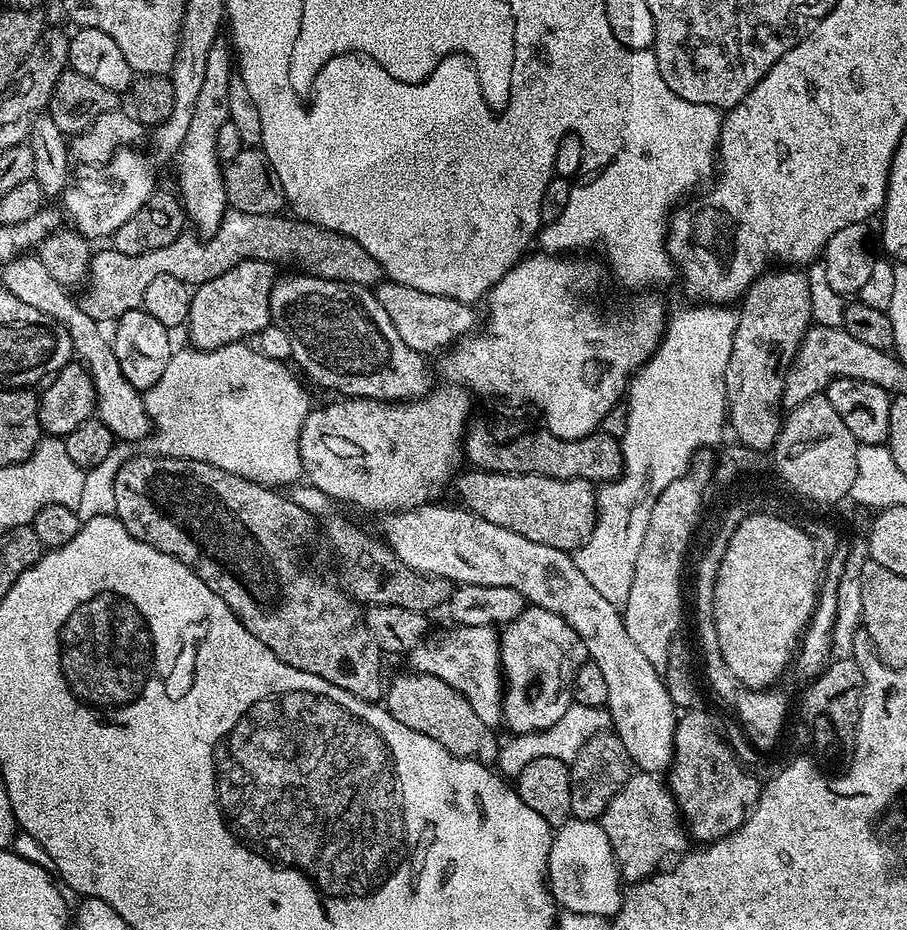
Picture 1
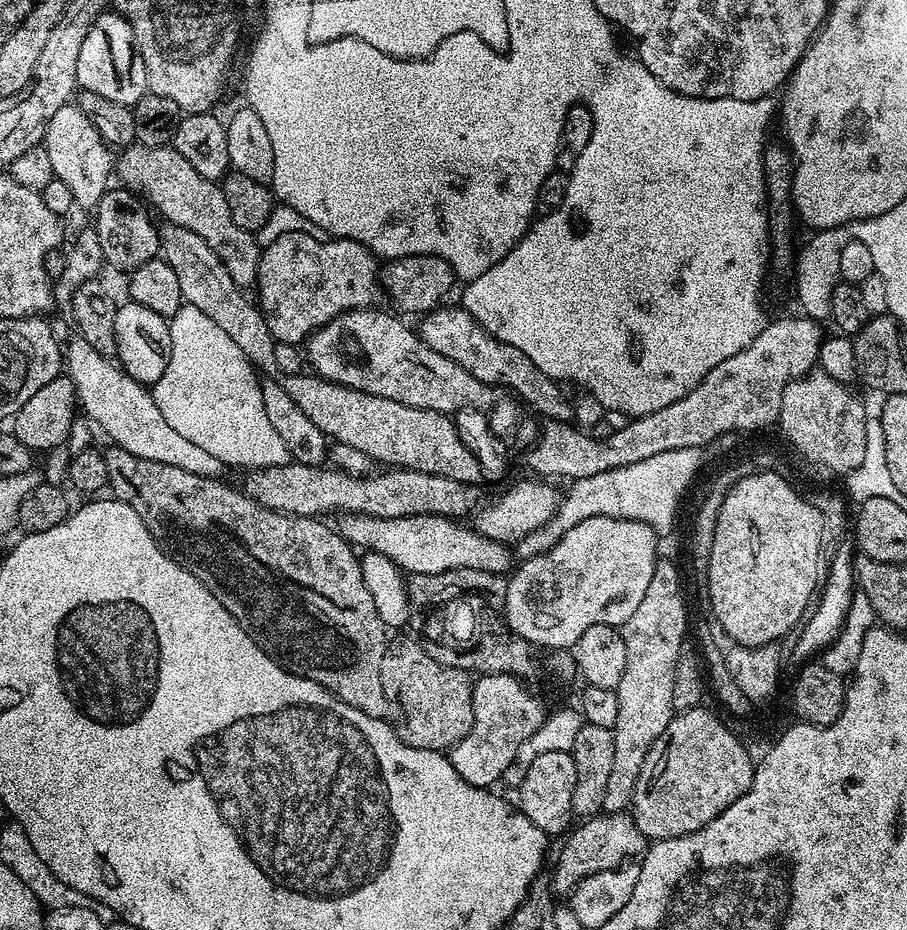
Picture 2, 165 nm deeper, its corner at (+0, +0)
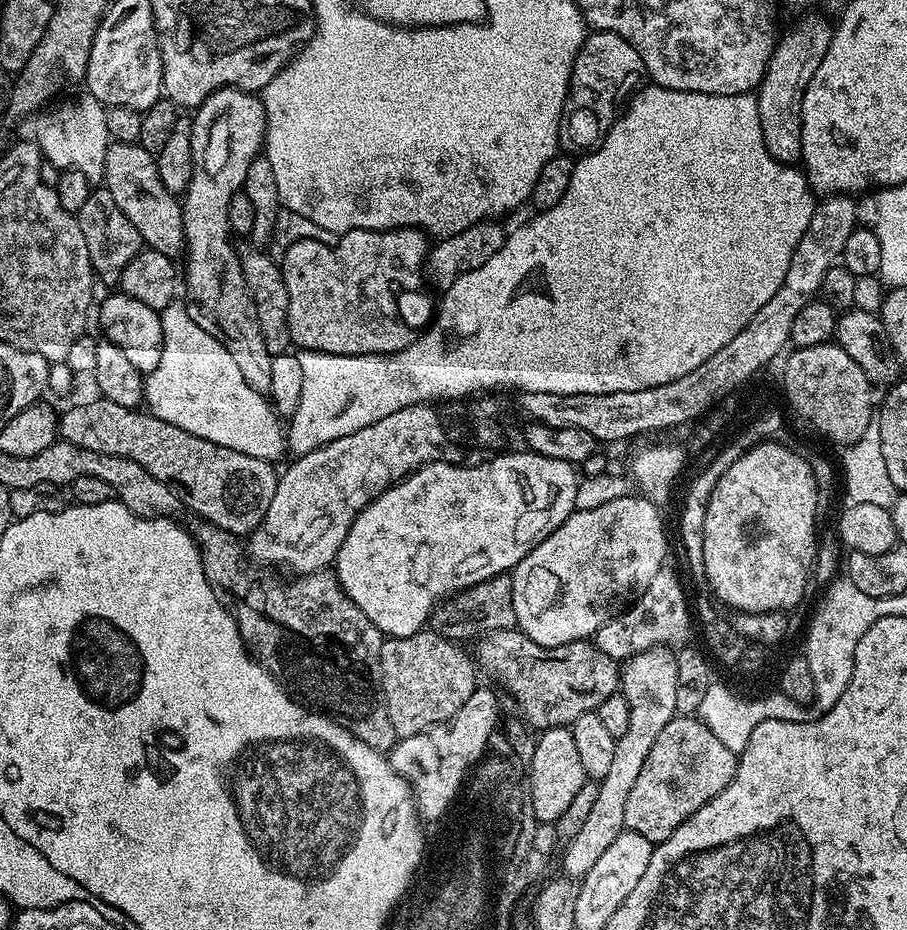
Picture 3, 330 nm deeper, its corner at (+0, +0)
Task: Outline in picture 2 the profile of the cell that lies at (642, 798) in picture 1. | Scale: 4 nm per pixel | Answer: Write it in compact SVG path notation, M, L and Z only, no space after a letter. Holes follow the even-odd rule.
M605 813L587 817L580 824L565 837L563 850L550 874L553 893L558 896L571 895L586 877L623 867L628 861L641 857L647 851L647 837L638 830L631 813Z

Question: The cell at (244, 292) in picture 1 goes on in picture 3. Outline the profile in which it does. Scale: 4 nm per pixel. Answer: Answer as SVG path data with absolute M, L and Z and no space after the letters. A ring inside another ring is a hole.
M392 228L389 232L371 232L370 230L350 230L340 236L336 246L328 246L326 242L316 240L300 240L294 242L282 253L280 273L286 282L286 294L290 294L290 310L288 311L288 325L290 338L297 349L309 352L325 352L339 356L379 356L393 352L403 352L409 348L421 334L426 331L434 319L434 300L428 297L426 287L426 261L430 240L419 228Z

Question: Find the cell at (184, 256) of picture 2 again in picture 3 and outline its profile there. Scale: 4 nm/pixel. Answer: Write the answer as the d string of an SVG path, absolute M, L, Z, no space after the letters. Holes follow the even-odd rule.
M109 143L102 184L114 197L118 210L134 222L141 241L147 247L172 259L177 259L178 254L185 251L184 210L181 201L162 186L155 155L144 150L141 144Z

